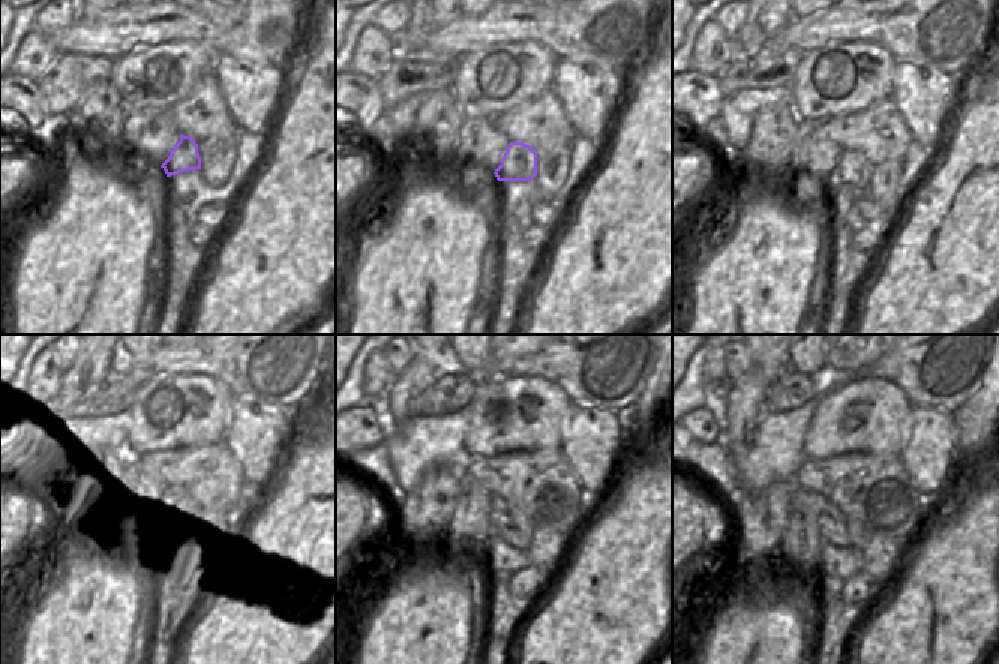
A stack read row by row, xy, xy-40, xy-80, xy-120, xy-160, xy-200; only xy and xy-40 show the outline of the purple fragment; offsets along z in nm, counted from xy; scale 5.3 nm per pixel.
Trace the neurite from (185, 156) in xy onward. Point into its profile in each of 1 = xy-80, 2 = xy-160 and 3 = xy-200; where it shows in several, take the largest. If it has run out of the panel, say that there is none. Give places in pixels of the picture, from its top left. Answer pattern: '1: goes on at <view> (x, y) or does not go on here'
1: goes on at xy-80 (855, 170)
2: goes on at xy-160 (521, 519)
3: goes on at xy-200 (860, 534)

